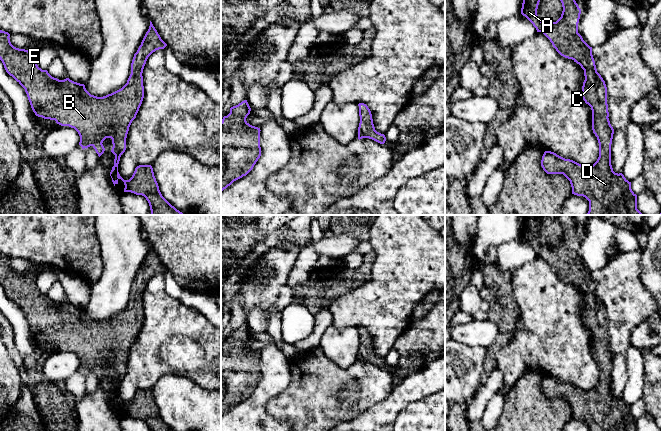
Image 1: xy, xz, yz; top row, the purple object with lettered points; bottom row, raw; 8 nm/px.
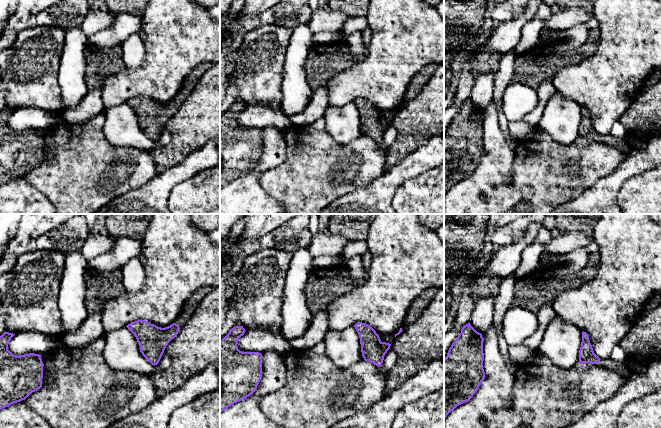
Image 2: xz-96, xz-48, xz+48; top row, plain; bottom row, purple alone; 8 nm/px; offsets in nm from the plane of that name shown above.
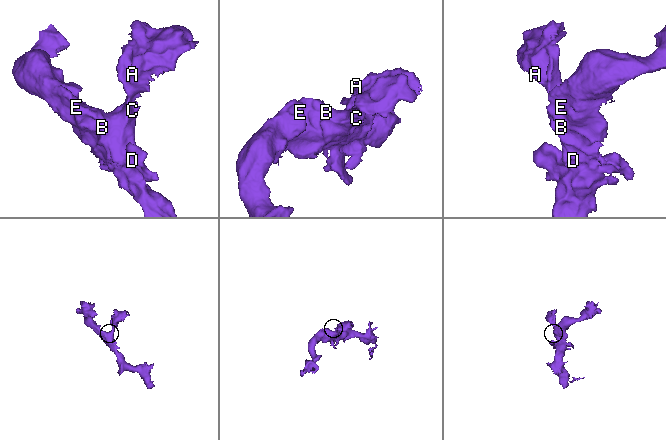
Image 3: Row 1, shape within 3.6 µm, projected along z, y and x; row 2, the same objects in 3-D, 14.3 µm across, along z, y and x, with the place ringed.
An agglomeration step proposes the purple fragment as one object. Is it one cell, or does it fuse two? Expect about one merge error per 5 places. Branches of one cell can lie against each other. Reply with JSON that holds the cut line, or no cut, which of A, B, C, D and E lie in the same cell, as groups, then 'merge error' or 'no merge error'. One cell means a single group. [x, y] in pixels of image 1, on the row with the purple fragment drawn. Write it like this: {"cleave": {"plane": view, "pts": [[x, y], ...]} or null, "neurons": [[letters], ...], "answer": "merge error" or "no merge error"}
{"cleave": null, "neurons": [["A", "B", "C", "D", "E"]], "answer": "no merge error"}

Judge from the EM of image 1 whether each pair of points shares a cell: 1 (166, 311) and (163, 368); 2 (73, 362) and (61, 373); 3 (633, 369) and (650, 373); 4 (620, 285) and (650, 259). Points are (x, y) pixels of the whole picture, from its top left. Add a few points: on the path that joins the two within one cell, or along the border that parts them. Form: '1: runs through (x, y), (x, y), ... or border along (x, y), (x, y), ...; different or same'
1: runs through (159, 325), (154, 332), (154, 354); same
2: runs through (70, 364), (64, 370); same
3: border along (641, 351), (643, 359), (642, 394); different
4: border along (645, 245), (640, 260), (640, 282), (647, 290); different

